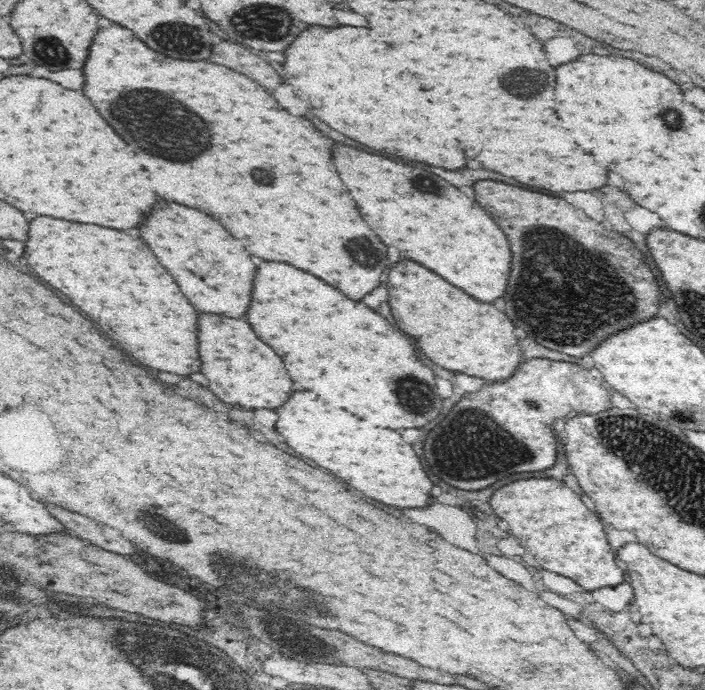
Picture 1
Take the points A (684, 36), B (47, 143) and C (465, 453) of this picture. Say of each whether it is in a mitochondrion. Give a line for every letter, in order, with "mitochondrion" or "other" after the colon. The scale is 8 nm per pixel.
A: other
B: other
C: mitochondrion

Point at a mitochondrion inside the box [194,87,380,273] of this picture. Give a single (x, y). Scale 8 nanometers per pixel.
(262, 175)

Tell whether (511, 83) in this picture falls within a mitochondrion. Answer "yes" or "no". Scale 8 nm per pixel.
yes

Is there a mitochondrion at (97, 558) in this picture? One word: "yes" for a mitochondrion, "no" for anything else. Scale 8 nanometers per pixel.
no

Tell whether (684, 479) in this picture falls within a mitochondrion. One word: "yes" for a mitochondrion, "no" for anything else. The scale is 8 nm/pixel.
yes

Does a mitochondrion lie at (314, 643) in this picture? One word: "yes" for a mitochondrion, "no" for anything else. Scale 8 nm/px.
yes

